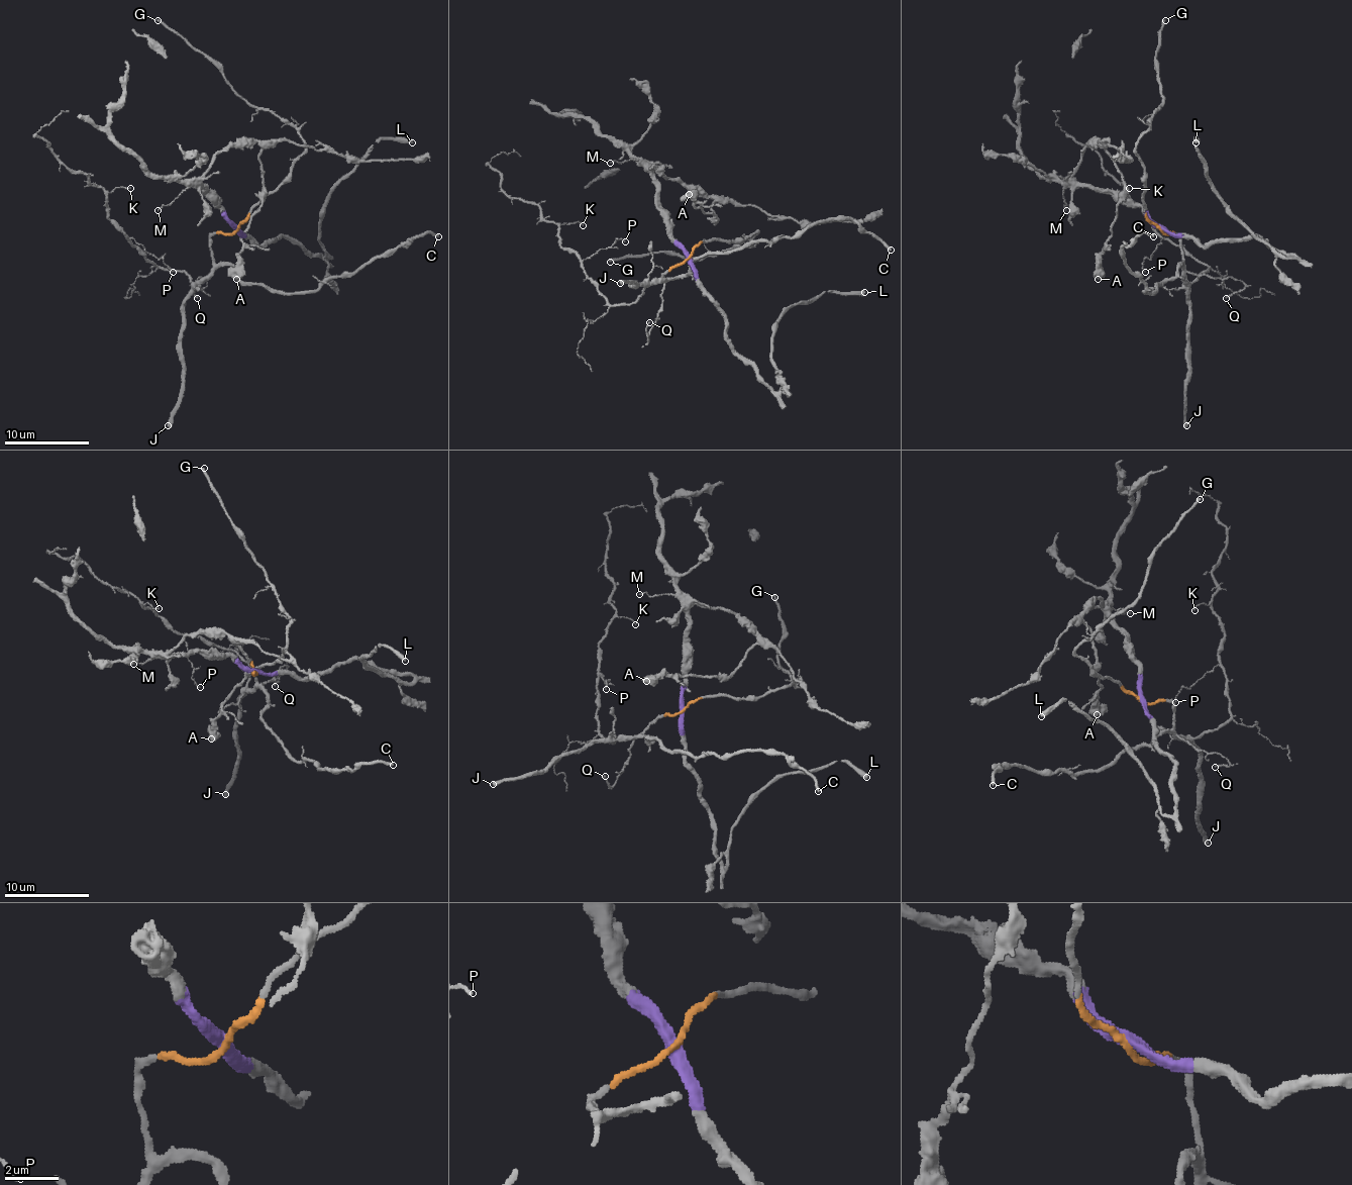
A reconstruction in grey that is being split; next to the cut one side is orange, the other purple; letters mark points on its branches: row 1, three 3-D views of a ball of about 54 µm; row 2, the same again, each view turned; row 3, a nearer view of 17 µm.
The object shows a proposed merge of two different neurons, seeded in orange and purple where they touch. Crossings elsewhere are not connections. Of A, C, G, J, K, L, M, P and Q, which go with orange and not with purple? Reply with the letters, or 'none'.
C, G, J, K, P, Q

